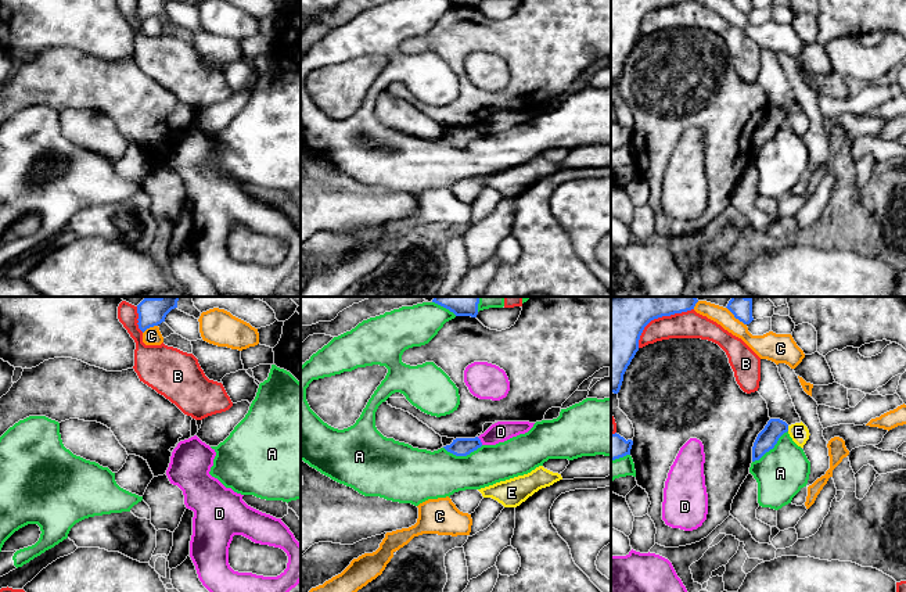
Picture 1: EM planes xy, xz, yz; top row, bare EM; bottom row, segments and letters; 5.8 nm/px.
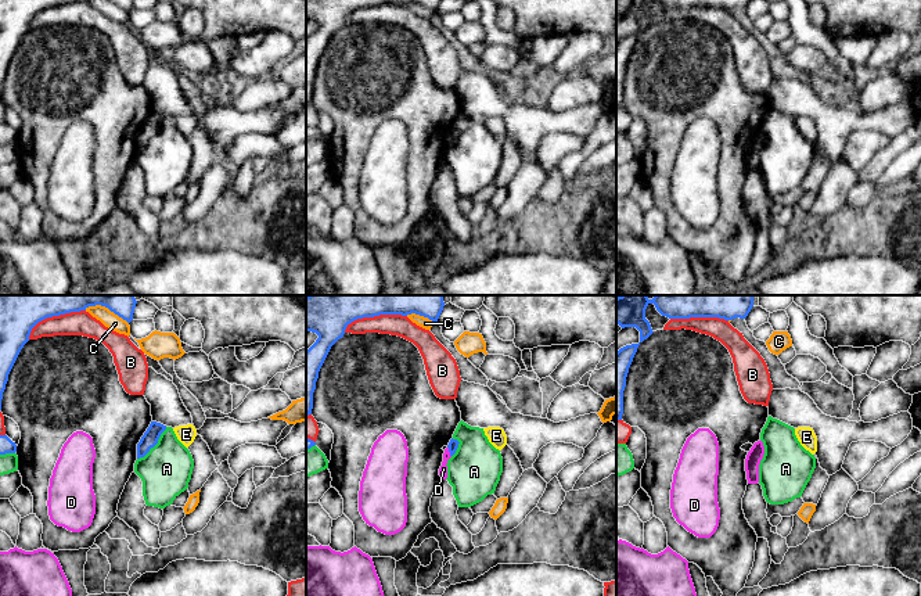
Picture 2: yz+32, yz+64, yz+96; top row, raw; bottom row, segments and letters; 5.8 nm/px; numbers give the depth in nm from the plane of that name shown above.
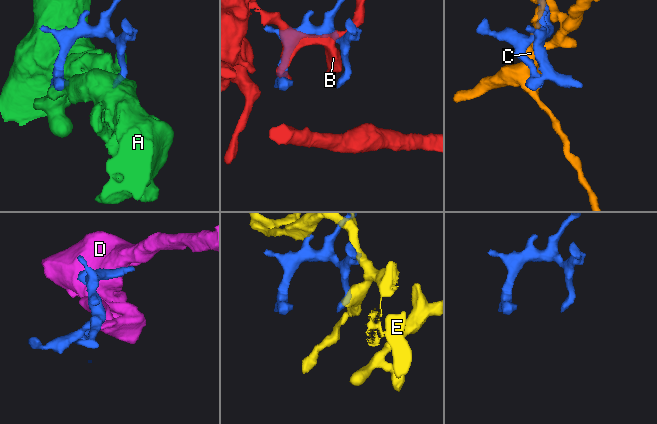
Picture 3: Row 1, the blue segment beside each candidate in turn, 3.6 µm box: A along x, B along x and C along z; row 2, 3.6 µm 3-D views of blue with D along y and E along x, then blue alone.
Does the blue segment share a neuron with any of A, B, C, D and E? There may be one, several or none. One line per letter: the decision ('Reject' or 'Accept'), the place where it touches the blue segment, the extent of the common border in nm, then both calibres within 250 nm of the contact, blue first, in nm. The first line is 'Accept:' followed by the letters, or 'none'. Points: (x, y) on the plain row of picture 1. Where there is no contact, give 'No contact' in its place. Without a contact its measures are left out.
Accept: none
A: Reject. Touches blue at yz (770, 137). Shared border 280 nm. Thickness 120 nm (blue) against 300 nm
B: Reject. Touches blue at yz (655, 7). Shared border 360 nm. Thickness 280 nm (blue) against 160 nm
C: Reject. Touches blue at xy (150, 15). Shared border 100 nm. Thickness 100 nm (blue) against 100 nm
D: Reject. Touches blue at xz (480, 131). Shared border 60 nm. Thickness 110 nm (blue) against 120 nm
E: Reject. Touches blue at yz (787, 118). Shared border 30 nm. Thickness 120 nm (blue) against 110 nm

